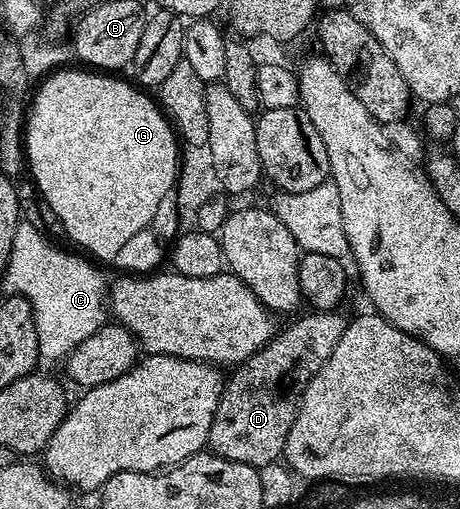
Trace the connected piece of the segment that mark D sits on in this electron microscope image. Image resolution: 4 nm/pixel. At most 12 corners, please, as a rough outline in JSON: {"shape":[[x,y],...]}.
{"shape":[[340,310],[308,314],[228,376],[207,440],[258,469],[284,456]]}

